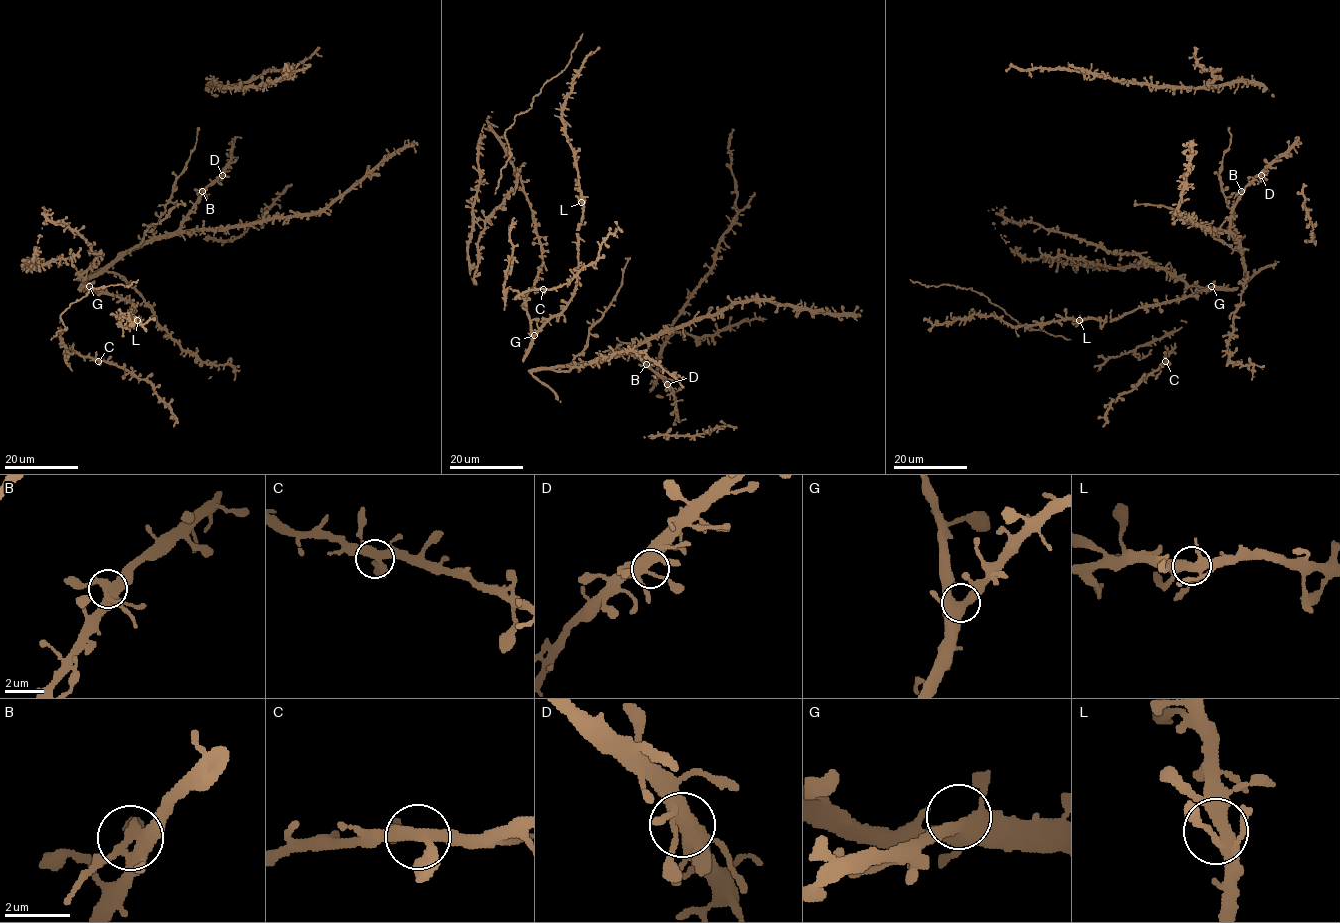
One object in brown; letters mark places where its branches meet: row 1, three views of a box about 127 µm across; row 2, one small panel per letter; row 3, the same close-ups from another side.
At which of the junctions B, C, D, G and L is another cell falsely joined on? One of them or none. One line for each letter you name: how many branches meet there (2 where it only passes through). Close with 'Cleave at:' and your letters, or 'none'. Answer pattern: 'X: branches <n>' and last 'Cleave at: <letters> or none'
B: branches 5
Cleave at: B

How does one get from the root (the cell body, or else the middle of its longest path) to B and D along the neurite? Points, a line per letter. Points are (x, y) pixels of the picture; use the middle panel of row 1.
B: (536, 369), (586, 364), (622, 354), (634, 355), (647, 364)
D: (536, 369), (586, 364), (631, 354), (667, 384)

